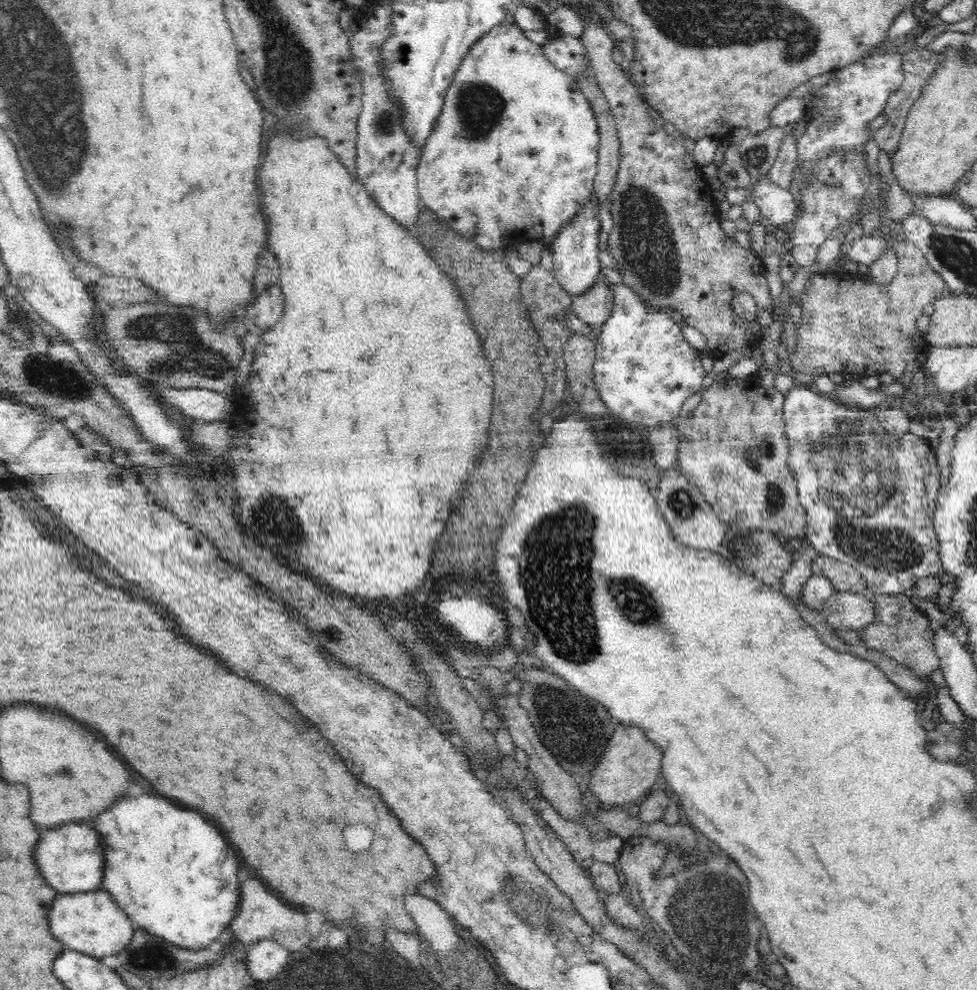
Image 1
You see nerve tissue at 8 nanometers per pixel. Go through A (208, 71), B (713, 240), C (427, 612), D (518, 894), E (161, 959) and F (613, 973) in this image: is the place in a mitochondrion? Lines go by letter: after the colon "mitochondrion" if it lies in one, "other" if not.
A: other
B: other
C: other
D: mitochondrion
E: mitochondrion
F: other

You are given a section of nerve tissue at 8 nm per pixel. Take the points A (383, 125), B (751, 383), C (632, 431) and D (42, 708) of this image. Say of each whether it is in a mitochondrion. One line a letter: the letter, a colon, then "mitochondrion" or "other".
A: mitochondrion
B: other
C: other
D: other

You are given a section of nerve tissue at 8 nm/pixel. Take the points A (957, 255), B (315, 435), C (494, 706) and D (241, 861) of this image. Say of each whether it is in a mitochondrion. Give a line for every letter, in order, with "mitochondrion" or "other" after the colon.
A: mitochondrion
B: other
C: other
D: other

